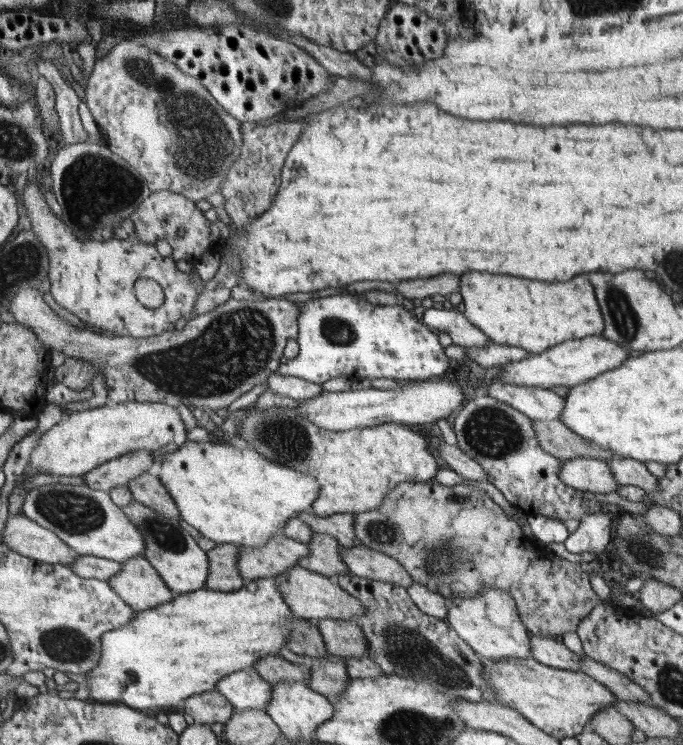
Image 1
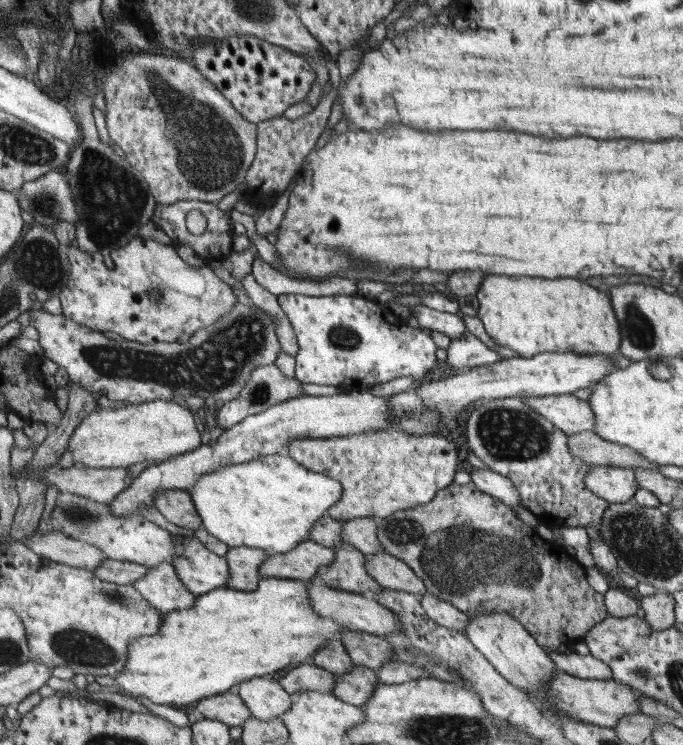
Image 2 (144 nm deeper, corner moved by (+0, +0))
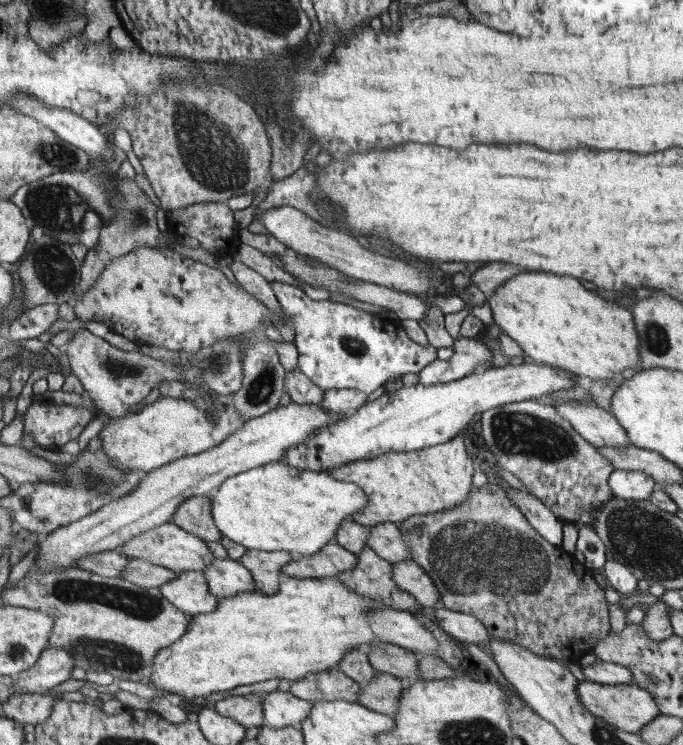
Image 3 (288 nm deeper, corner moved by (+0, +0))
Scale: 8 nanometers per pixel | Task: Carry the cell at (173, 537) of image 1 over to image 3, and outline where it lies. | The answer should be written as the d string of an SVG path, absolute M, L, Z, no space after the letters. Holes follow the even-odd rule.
M215 558L201 572L209 584L209 594L213 594L215 598L231 598L237 594L255 592L253 574L243 564L237 564L235 560Z

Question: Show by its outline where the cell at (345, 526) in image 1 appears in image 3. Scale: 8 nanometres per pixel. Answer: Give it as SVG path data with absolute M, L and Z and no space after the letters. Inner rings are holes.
M377 524L369 528L367 548L375 550L375 554L387 562L403 562L411 560L411 548L403 542L397 524Z

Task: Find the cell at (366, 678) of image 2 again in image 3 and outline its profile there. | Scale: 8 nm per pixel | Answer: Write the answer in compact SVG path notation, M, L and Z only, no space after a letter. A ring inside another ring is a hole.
M377 672L371 682L359 684L361 690L359 690L357 704L365 706L373 712L393 716L399 710L399 700L401 700L401 694L403 694L403 686L405 686L405 682L401 682L399 678L395 678L391 674Z

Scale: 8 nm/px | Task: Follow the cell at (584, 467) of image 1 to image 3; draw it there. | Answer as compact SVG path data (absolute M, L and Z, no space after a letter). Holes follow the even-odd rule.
M613 470L609 474L607 486L611 496L617 500L649 500L651 492L657 488L651 476L643 472L625 472L625 470Z

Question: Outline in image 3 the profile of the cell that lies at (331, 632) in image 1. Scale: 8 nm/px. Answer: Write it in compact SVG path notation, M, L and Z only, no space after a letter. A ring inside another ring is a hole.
M375 640L373 644L367 644L369 650L369 664L381 672L391 674L395 678L407 678L407 684L419 682L419 656L393 644L383 644Z

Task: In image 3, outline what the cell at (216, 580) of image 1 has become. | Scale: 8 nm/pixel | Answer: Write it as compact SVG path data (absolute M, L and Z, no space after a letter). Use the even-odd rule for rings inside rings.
M247 550L239 562L253 574L255 594L273 596L281 590L281 580L285 578L283 568L293 560L291 552L261 552Z

